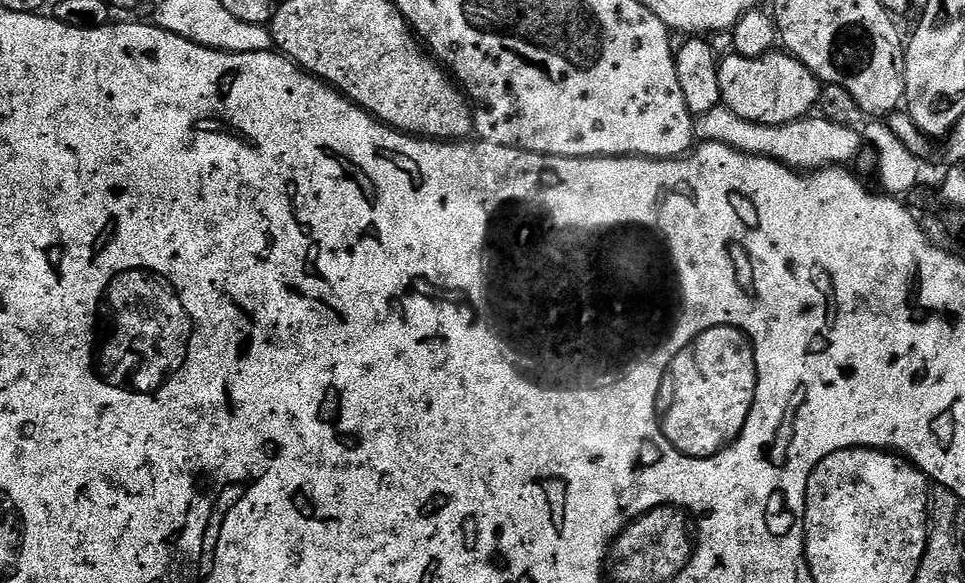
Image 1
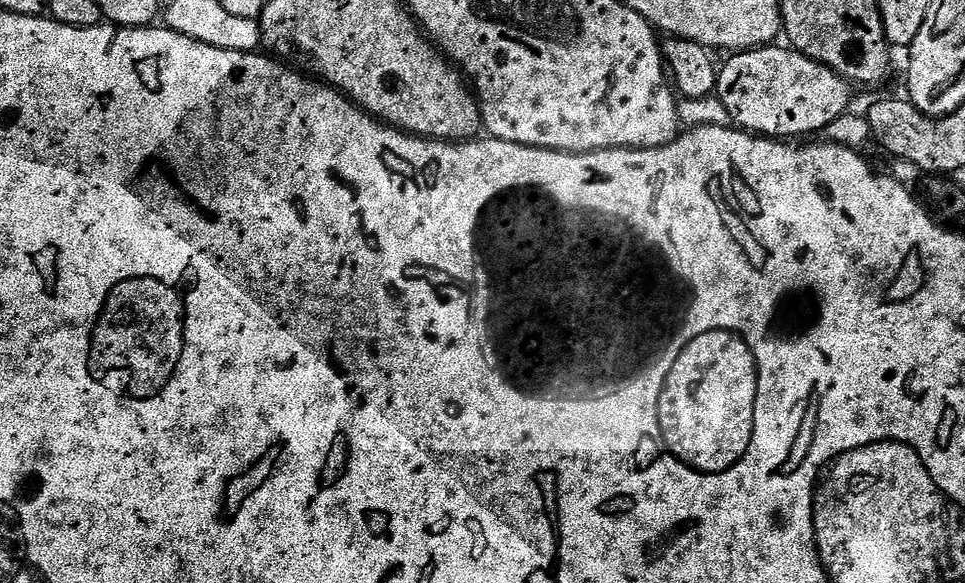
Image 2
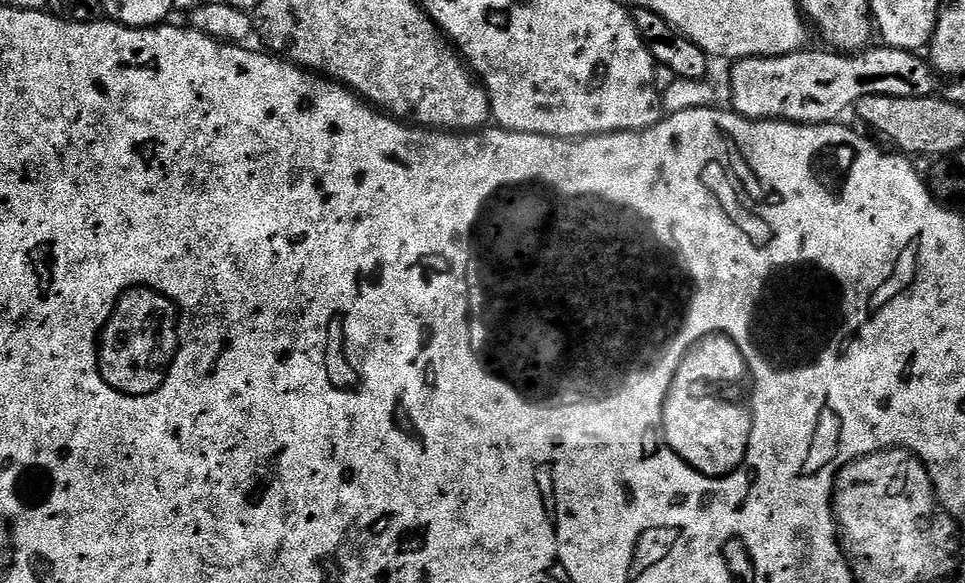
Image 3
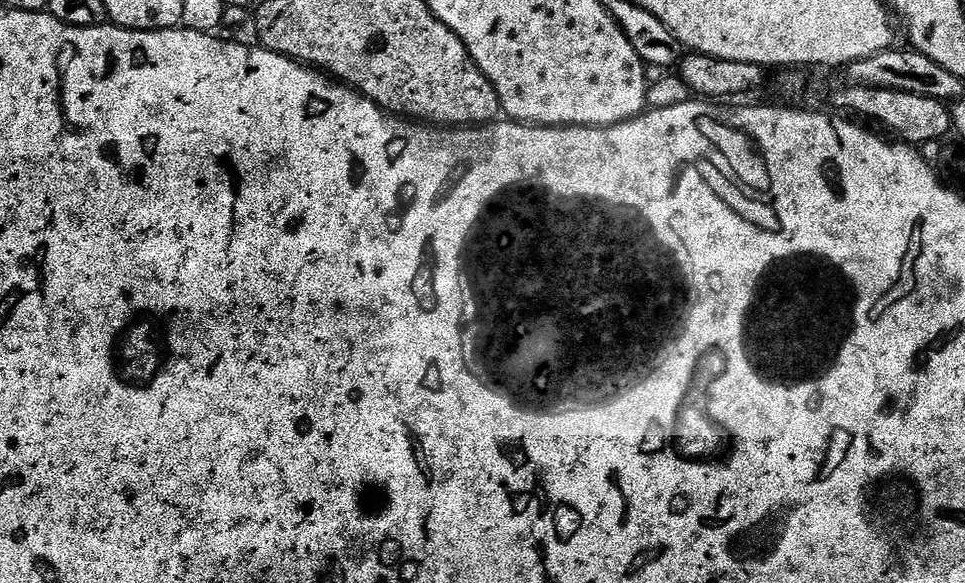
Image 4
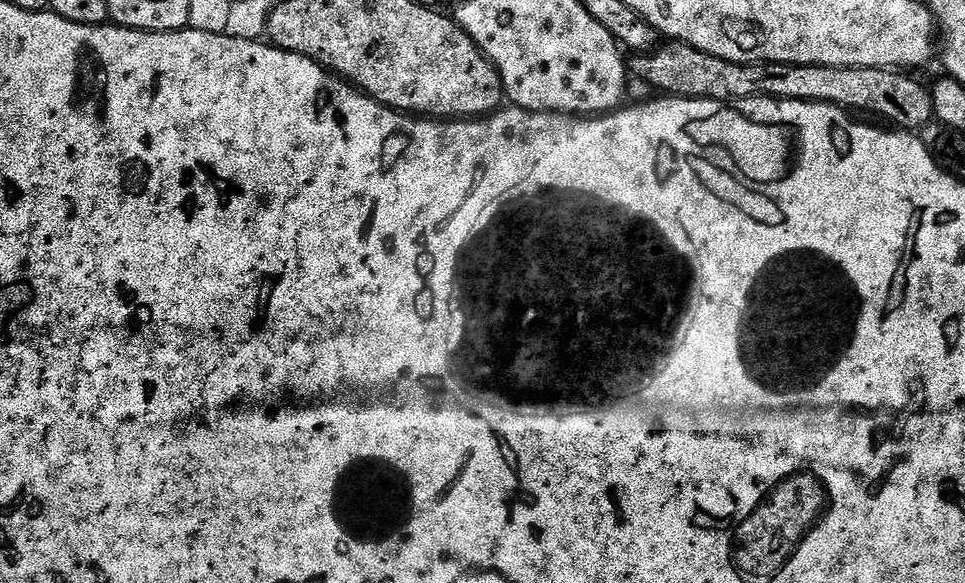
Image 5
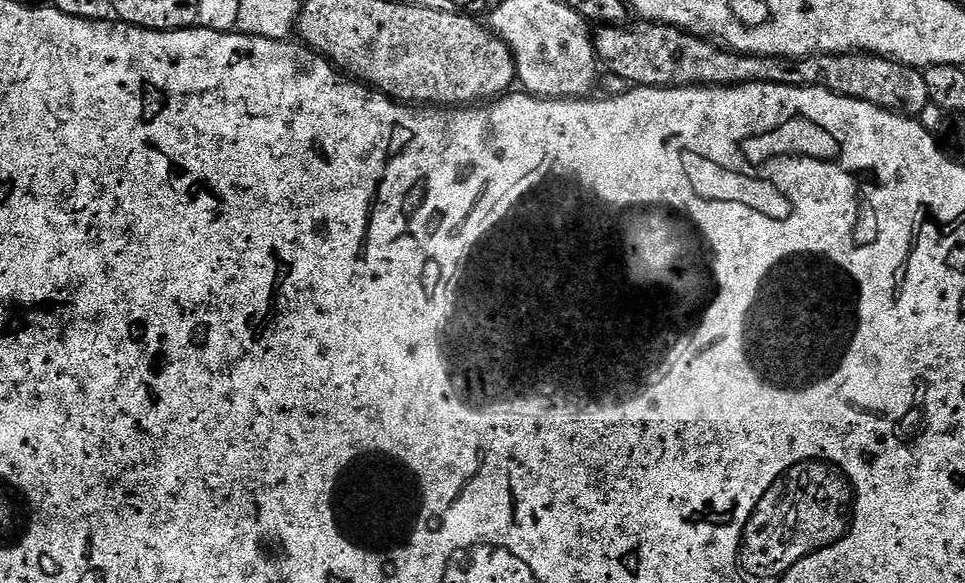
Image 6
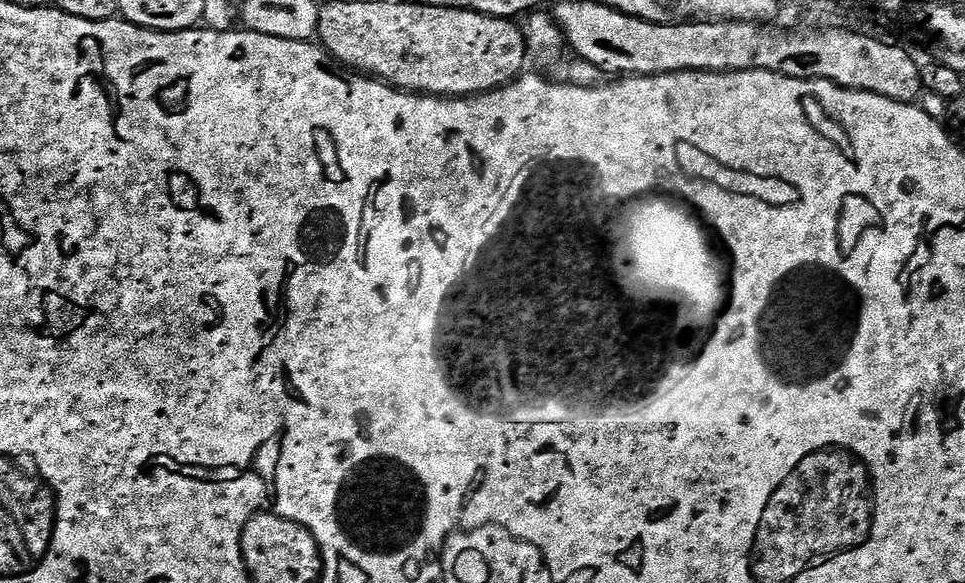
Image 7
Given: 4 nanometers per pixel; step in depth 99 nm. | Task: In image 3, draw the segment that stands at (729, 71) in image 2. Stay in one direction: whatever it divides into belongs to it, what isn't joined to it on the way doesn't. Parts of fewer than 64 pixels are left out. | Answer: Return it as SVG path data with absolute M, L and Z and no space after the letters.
M879 46L880 48L869 47L867 50L857 51L855 54L841 54L836 50L826 50L828 52L808 52L809 50L801 50L791 52L785 56L747 56L745 60L735 61L731 65L732 77L728 80L728 88L732 91L731 111L745 116L751 120L788 120L792 124L831 124L839 121L844 111L851 109L862 98L867 96L889 96L890 98L926 98L927 96L937 95L941 90L941 77L935 68L927 59L923 60L923 55L915 52L907 52L906 50L898 50L897 48L889 48L887 46Z

